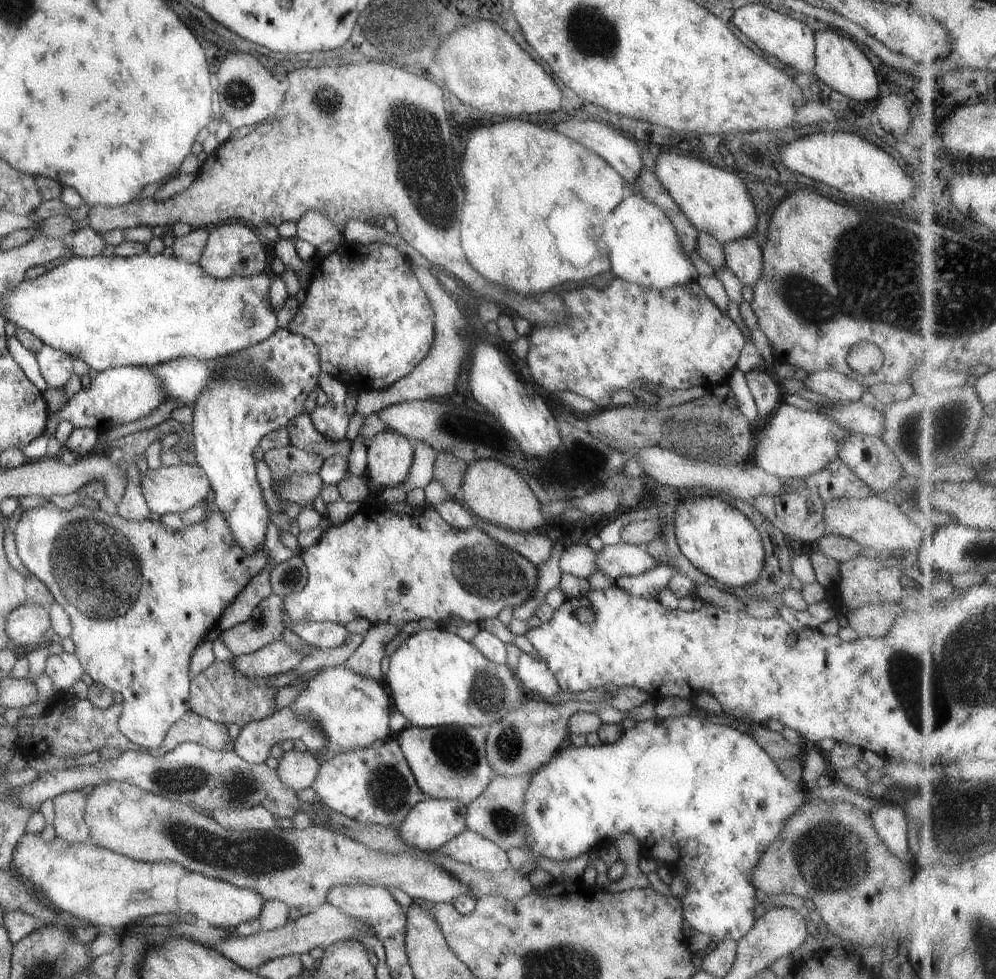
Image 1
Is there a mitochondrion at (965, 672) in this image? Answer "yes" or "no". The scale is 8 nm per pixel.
yes

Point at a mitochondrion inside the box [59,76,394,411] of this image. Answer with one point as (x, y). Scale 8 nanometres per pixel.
(239, 94)

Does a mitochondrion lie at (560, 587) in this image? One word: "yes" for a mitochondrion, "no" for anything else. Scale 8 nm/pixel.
no

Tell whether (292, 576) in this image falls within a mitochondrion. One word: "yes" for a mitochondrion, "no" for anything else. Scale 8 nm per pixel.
yes

